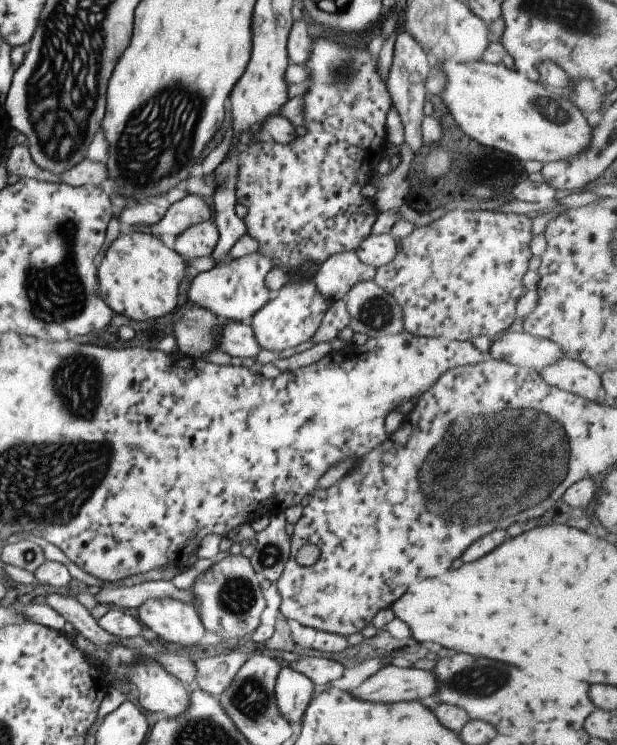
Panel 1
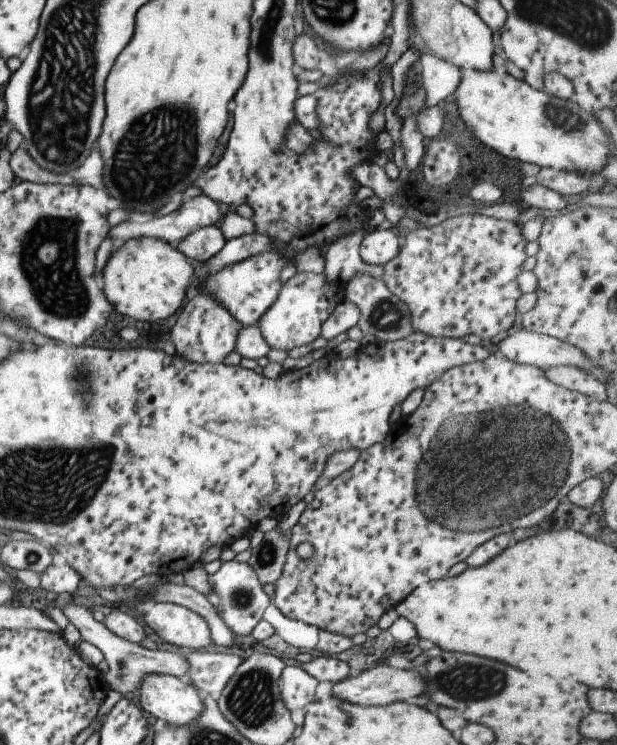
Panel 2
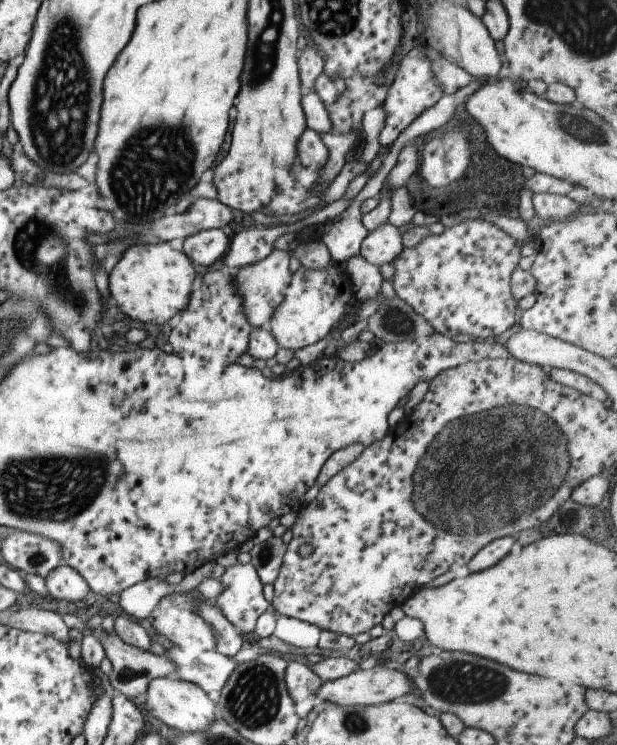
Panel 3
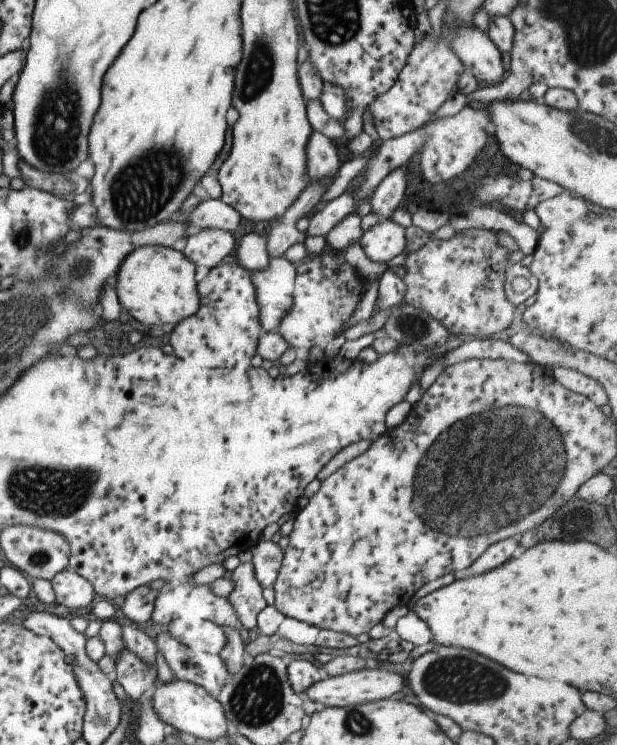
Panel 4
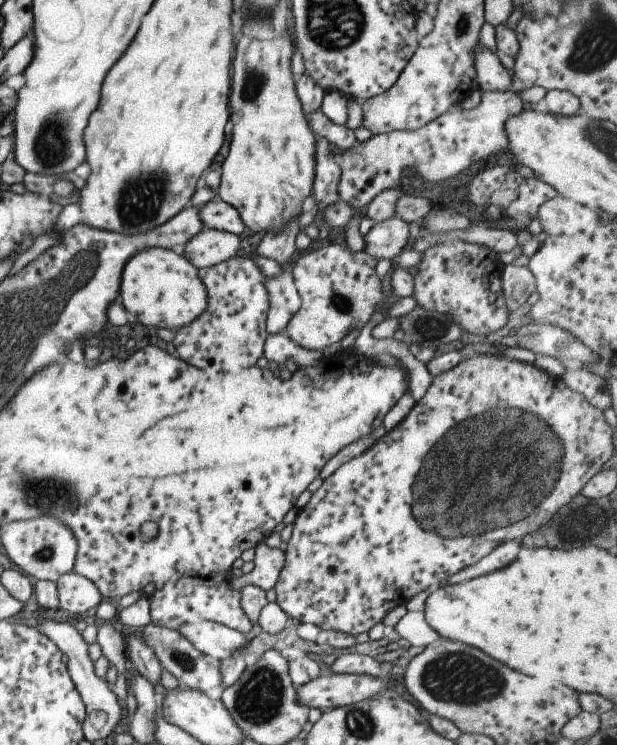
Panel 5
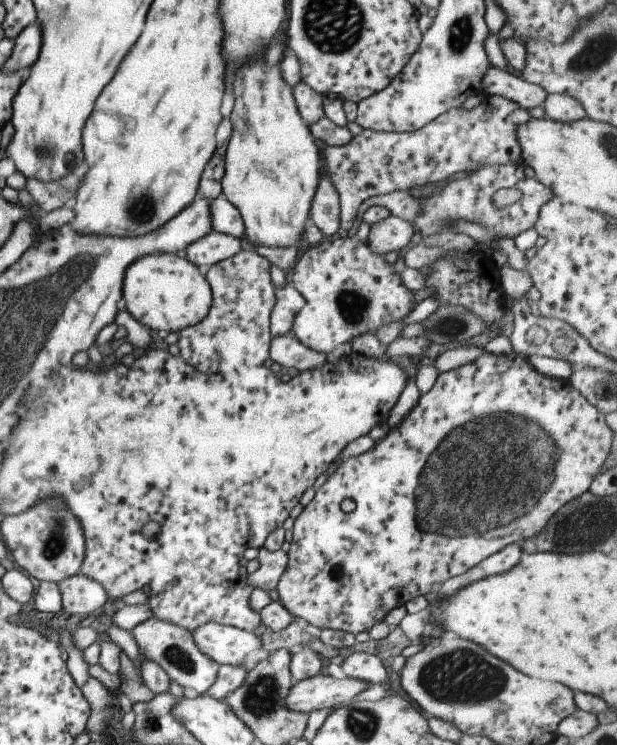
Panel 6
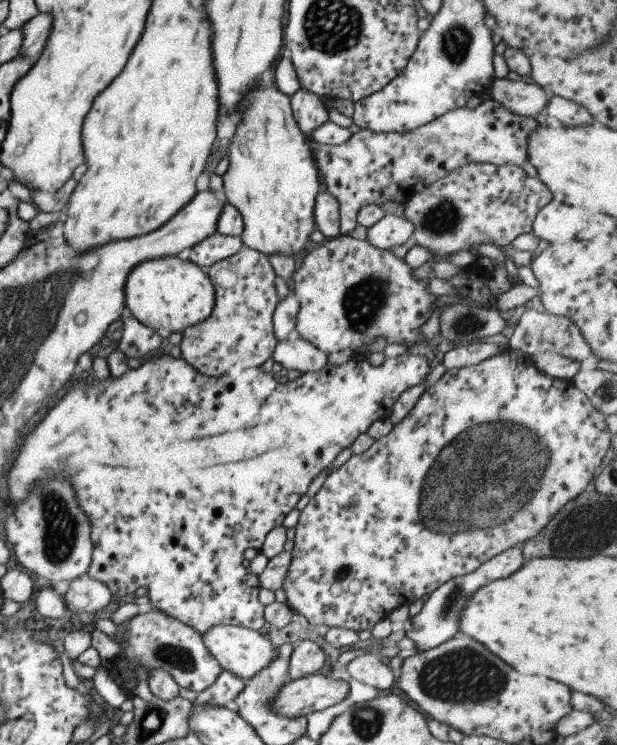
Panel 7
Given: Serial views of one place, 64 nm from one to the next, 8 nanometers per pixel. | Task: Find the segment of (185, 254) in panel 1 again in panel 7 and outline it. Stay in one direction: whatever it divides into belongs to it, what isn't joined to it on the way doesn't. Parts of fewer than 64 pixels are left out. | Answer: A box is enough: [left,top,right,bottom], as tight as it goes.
[187,231,243,266]

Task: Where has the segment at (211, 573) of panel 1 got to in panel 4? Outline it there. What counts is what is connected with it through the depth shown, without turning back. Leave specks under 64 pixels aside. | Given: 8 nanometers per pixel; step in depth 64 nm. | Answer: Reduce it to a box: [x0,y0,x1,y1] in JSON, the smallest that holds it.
[224,562,266,630]

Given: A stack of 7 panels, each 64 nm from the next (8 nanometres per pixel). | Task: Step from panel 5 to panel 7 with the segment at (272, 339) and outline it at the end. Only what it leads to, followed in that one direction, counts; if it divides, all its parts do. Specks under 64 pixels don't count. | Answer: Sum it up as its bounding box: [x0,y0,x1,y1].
[270,331,328,373]

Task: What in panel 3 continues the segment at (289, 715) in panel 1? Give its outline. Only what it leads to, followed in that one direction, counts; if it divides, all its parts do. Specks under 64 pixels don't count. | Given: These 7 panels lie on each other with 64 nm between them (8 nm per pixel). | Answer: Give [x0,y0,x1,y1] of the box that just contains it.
[283,661,321,704]

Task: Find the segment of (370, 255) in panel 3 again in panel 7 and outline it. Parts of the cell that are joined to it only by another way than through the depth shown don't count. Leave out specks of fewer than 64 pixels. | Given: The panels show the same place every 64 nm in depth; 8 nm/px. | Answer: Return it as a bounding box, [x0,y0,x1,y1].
[366,212,413,251]

